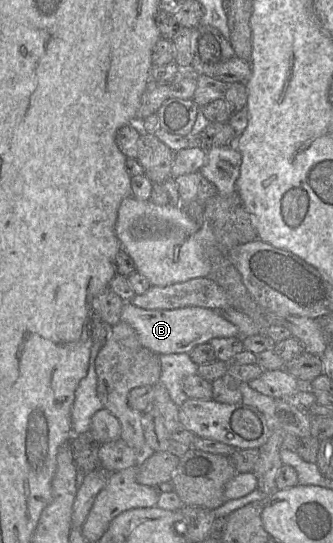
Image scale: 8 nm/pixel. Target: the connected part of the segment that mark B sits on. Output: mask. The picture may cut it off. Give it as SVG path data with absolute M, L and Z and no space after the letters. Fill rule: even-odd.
M124 302L121 321L129 324L137 333L142 345L157 354L188 353L197 345L209 343L213 338L240 337L238 328L222 317L217 310L204 307L184 307L177 309L144 309Z

